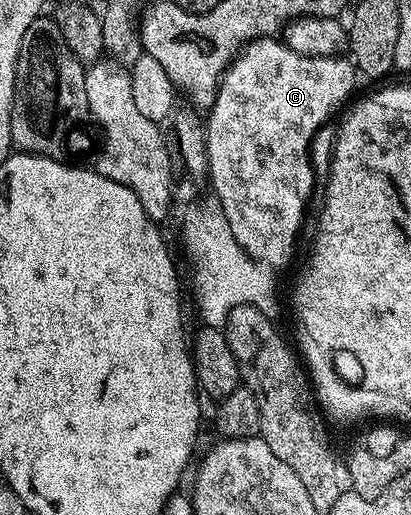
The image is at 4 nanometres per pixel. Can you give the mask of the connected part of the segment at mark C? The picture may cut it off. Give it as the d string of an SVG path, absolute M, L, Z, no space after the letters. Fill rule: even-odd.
M263 38L252 40L241 49L218 83L214 104L204 120L206 153L210 159L208 181L218 195L217 203L236 242L240 242L253 260L271 269L284 267L294 256L306 199L314 192L310 143L322 124L349 98L354 76L356 69L345 55L306 57L290 49L281 39Z

